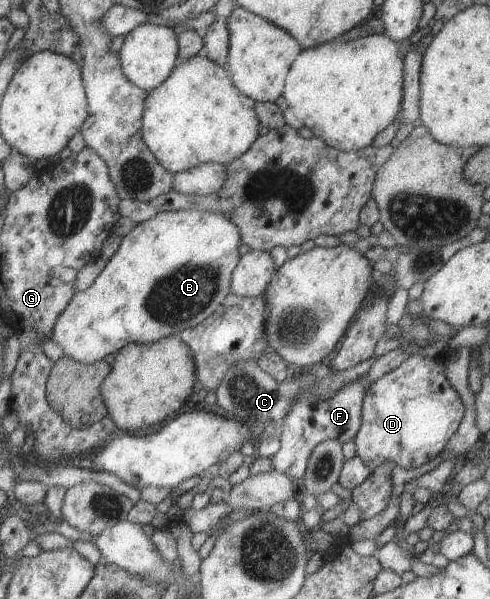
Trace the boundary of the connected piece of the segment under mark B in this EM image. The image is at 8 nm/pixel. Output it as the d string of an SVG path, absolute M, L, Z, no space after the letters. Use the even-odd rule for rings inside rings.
M197 209L162 212L153 218L136 224L123 237L121 245L104 265L103 270L97 275L93 284L88 289L81 289L81 291L75 293L74 297L67 303L66 309L54 322L50 339L63 349L63 356L81 364L91 364L95 361L103 360L110 353L116 353L127 343L152 343L169 335L176 336L186 328L193 328L195 325L201 324L218 309L218 306L230 293L232 272L240 259L238 247L241 243L238 228L227 217L223 214Z

